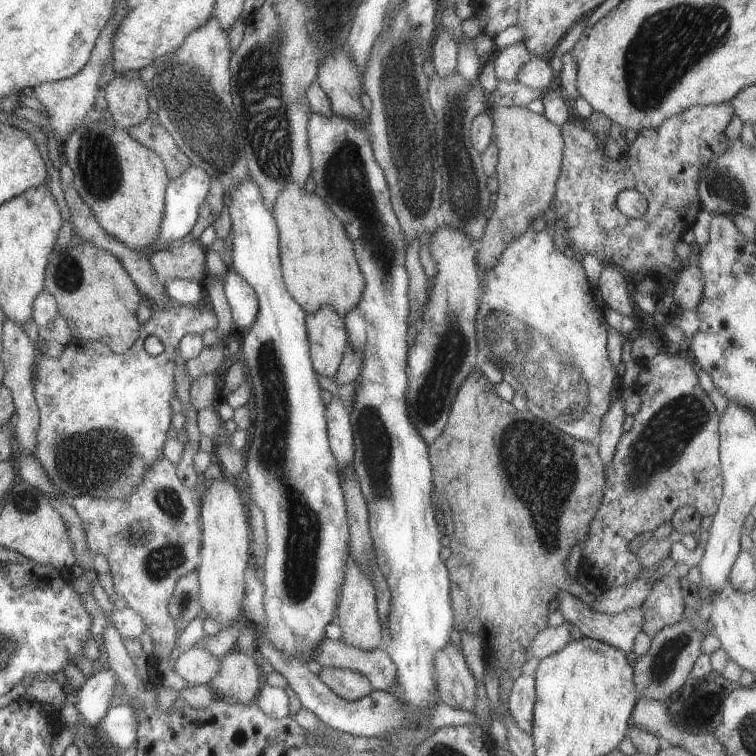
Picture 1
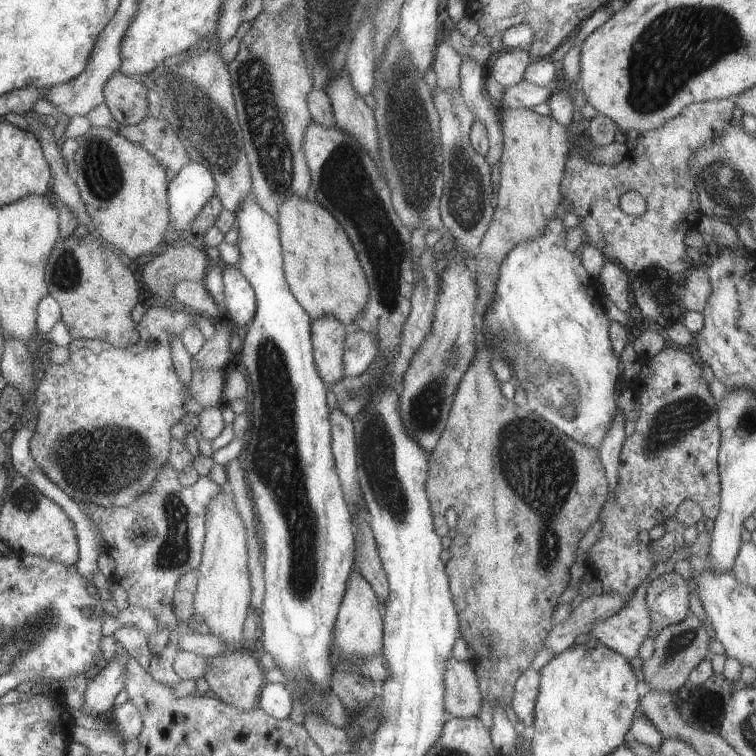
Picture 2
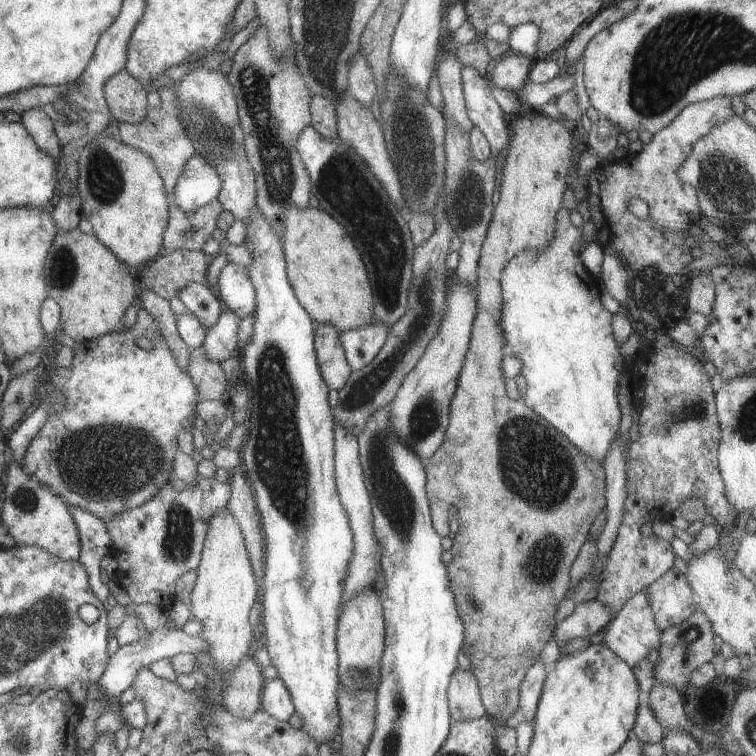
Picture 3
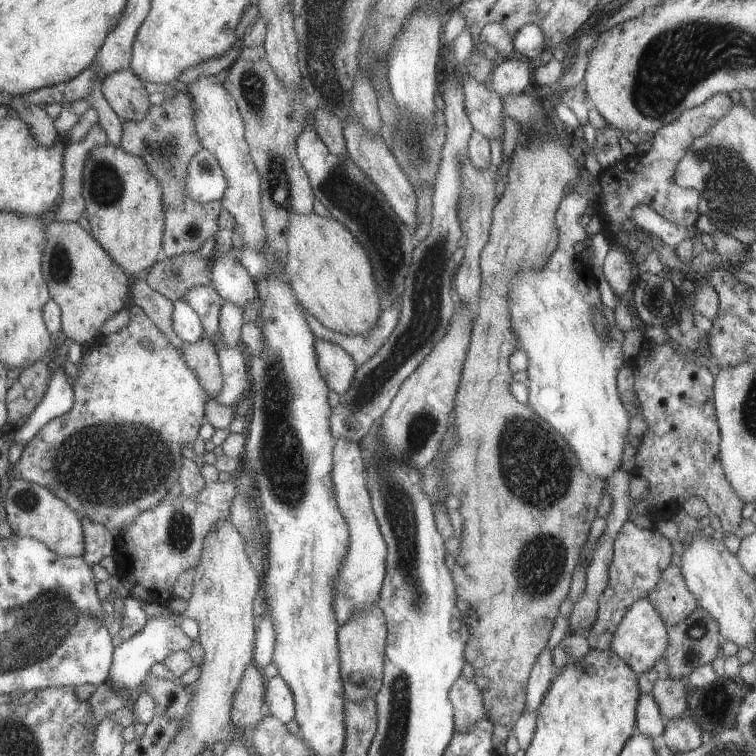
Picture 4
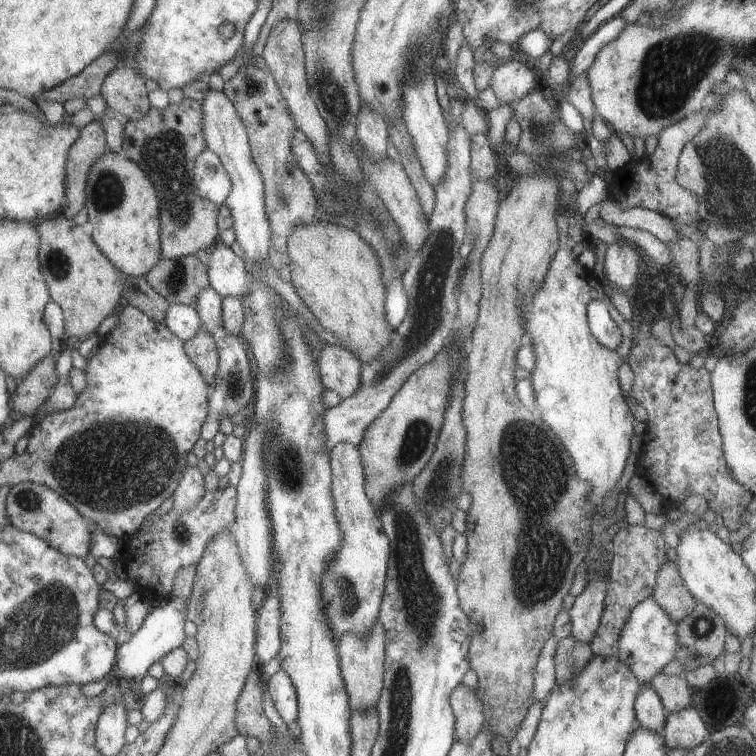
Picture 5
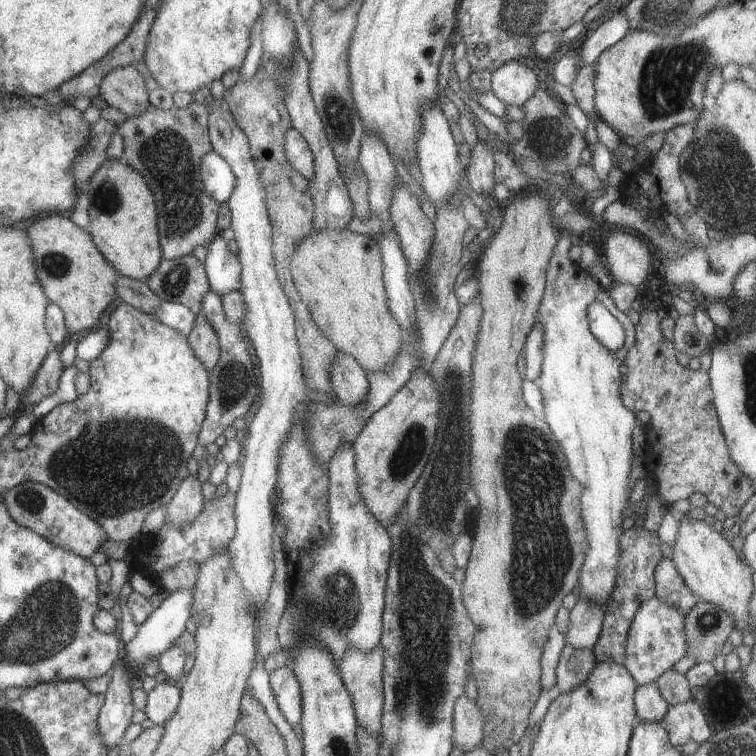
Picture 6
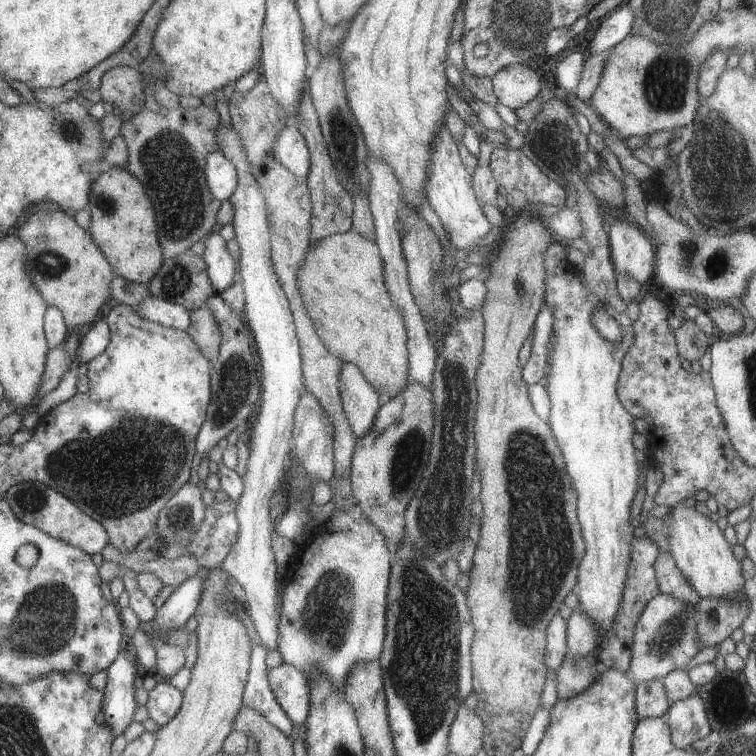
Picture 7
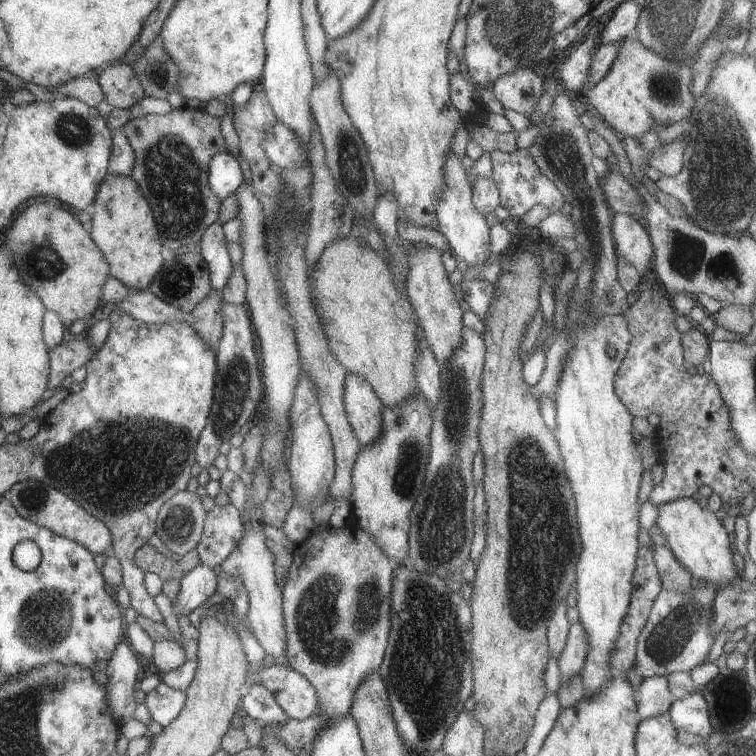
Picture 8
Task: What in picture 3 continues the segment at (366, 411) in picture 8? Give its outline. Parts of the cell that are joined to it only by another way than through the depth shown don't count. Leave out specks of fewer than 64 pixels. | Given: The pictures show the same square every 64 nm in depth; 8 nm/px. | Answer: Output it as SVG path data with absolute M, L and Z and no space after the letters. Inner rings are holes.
M313 323L314 353L322 379L328 388L341 392L352 371L344 357L339 329L329 323Z

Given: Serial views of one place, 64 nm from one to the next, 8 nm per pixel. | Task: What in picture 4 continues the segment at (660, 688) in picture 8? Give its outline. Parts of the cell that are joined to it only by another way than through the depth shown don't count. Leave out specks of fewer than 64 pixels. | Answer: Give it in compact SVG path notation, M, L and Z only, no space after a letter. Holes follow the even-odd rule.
M640 693L635 709L635 732L659 743L664 729L663 718L650 693Z

